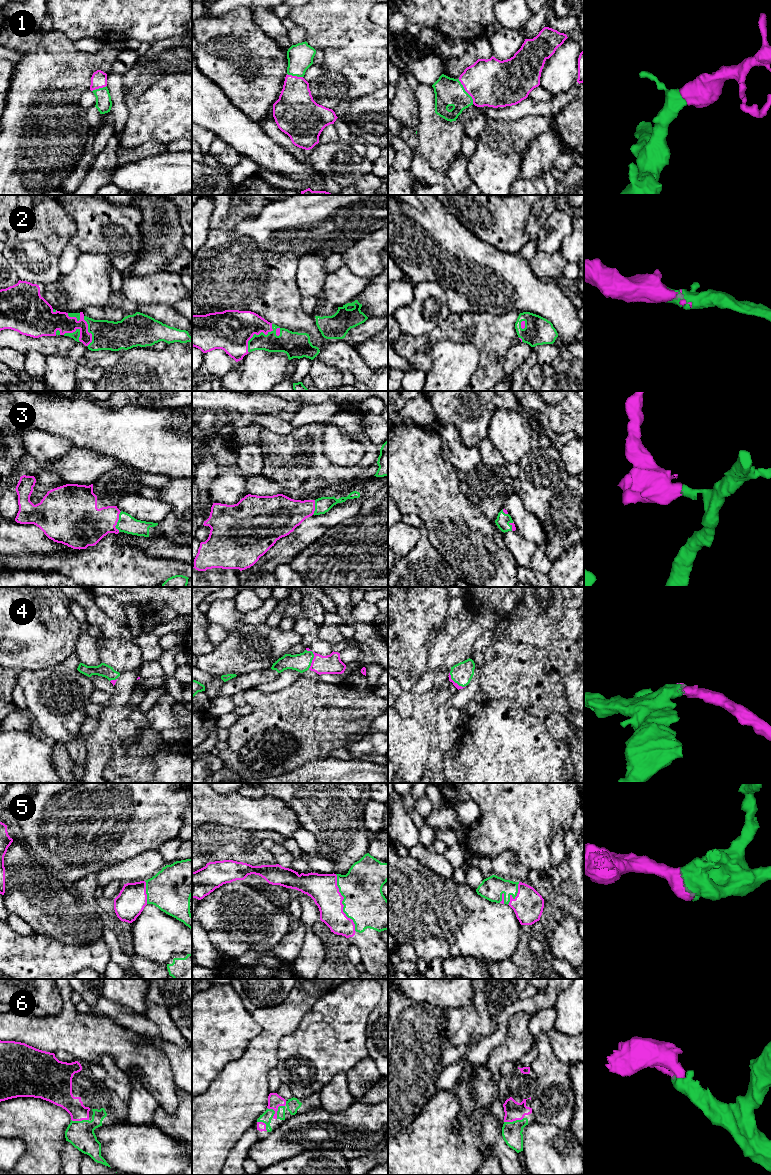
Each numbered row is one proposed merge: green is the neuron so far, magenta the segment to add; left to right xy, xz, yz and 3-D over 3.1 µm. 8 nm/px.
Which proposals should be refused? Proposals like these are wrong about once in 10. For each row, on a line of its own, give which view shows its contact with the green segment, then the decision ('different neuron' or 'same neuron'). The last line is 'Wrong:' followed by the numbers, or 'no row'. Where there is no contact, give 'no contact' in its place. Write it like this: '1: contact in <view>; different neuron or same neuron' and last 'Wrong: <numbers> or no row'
1: contact in yz; same neuron
2: contact in xz; same neuron
3: contact in xy; same neuron
4: contact in xz; same neuron
5: contact in xz; same neuron
6: contact in xz; same neuron
Wrong: no row

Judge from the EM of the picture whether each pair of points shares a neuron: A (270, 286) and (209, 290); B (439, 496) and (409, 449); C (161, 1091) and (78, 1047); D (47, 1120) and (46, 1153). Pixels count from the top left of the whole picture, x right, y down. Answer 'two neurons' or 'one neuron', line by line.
A: one neuron
B: one neuron
C: one neuron
D: one neuron

